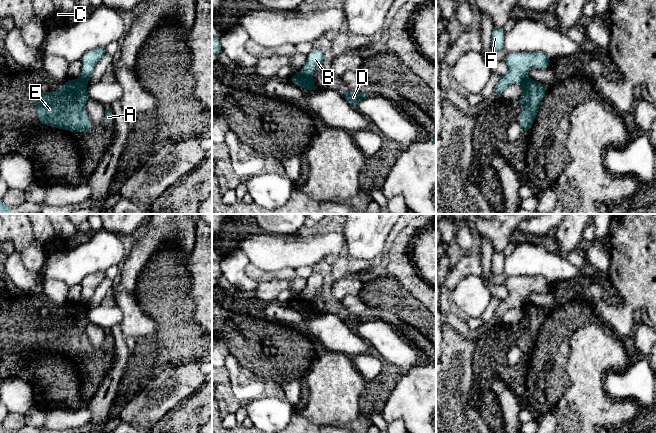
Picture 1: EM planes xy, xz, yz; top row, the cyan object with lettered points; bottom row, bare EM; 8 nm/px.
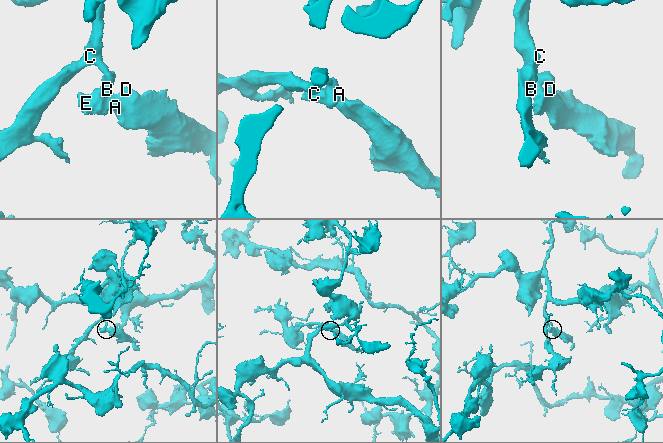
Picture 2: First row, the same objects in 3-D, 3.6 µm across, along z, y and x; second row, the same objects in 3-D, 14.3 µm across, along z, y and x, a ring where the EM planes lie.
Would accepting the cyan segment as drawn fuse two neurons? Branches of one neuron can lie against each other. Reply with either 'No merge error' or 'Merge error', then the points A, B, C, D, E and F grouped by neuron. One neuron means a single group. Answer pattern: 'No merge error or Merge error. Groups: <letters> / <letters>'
Merge error. Groups: A D E / B C F

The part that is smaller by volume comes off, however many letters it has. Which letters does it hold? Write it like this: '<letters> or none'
A, D, E

